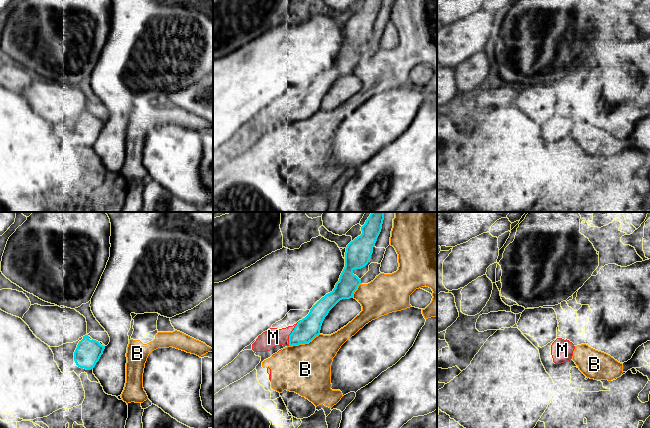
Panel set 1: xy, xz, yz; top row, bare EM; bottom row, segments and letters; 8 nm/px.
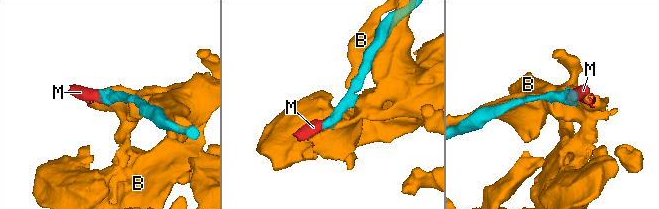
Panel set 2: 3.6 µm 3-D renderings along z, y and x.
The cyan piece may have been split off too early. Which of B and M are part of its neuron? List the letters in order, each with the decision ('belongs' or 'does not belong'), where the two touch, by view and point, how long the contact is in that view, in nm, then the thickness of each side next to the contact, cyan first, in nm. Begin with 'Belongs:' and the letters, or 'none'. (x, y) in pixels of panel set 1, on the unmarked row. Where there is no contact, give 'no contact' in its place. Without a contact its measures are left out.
Belongs: M
B: does not belong; meets cyan in xz at (304, 119); contact 260 nm long; 180 nm thick on the cyan side, 400 nm on the other
M: belongs; meets cyan in xz at (290, 110); contact 200 nm long; 180 nm thick on the cyan side, 150 nm on the other

